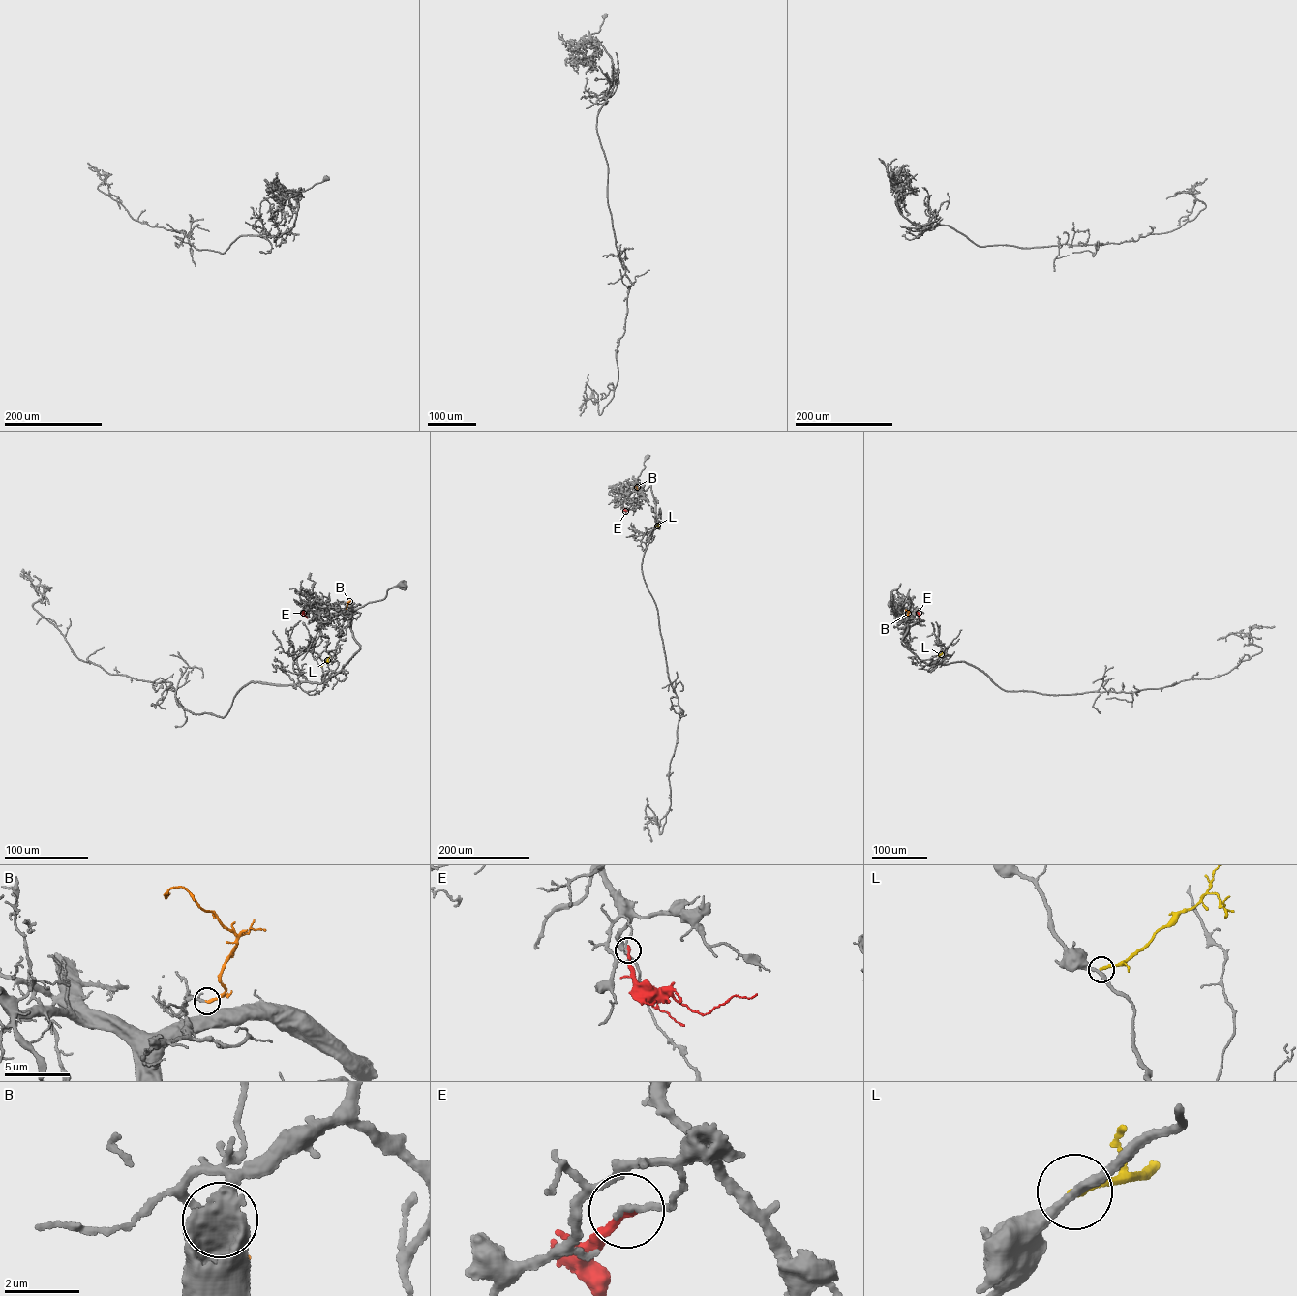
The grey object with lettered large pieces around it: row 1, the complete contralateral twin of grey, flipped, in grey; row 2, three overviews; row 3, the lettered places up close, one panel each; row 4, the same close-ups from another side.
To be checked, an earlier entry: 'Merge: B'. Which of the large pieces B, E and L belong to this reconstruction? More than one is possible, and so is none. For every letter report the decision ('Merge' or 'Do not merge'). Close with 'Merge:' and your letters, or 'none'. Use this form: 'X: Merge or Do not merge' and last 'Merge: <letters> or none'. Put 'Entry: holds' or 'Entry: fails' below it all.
B: Merge
E: Do not merge
L: Do not merge
Merge: B
Entry: holds

